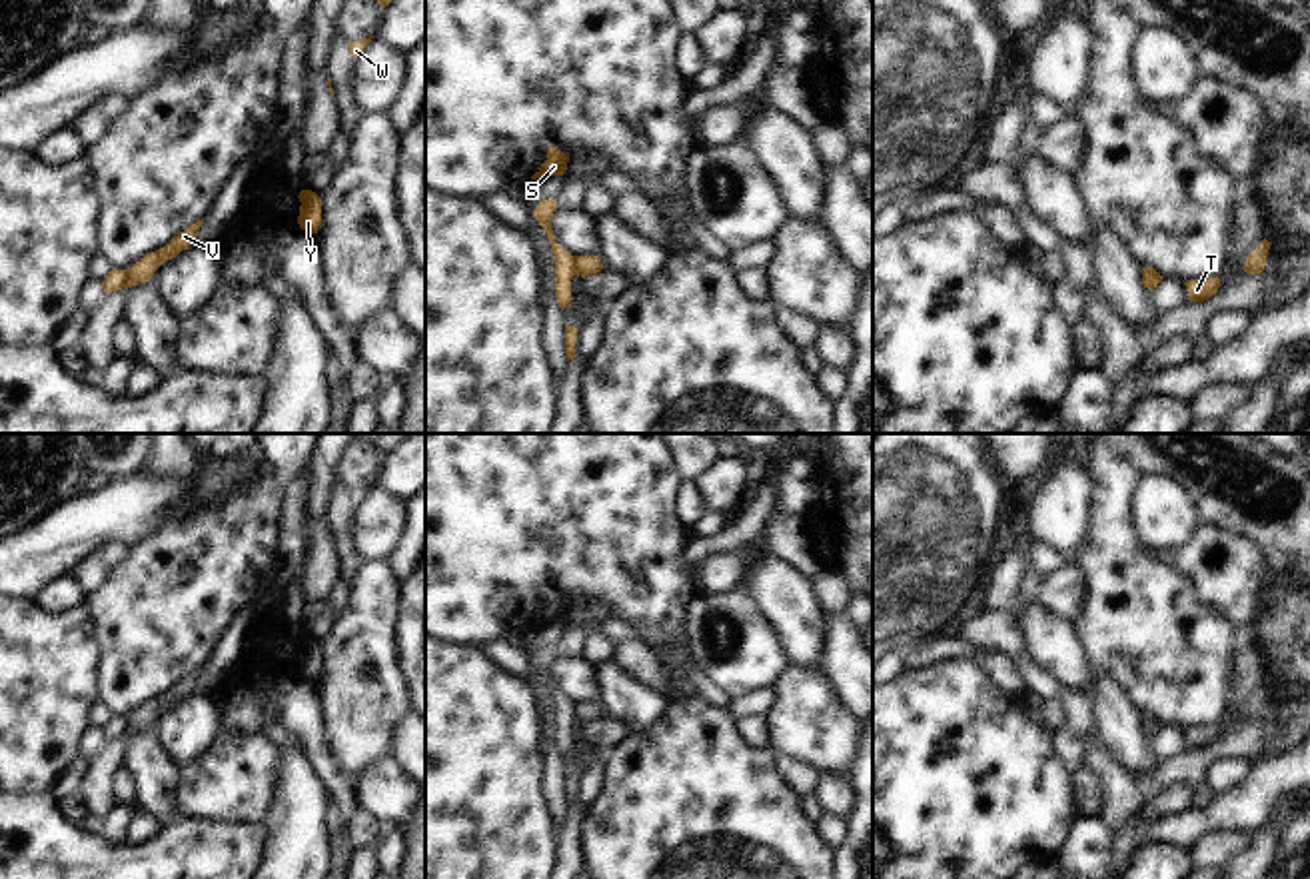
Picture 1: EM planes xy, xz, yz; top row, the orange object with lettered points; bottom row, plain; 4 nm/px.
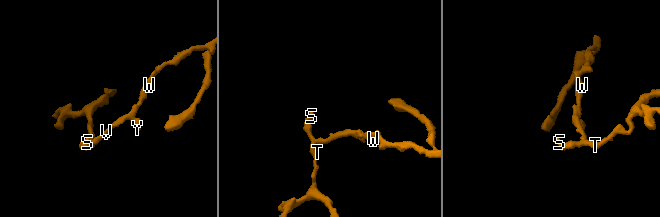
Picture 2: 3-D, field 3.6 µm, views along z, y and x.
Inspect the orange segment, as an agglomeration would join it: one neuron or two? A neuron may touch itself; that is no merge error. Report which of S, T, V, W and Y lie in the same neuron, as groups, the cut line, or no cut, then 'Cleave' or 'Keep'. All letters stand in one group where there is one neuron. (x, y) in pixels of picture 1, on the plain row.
Groups: S T / V W Y. Split along xy (126, 718), (122, 734). Cleave.

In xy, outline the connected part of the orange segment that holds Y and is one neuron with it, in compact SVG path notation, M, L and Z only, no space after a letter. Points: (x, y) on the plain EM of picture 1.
M302 637L298 645L302 649L298 663L300 675L308 681L318 681L322 675L322 645L312 637Z

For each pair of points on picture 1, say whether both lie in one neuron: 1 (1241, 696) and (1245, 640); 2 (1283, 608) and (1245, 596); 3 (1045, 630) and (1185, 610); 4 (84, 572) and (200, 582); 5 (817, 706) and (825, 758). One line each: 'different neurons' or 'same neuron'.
1: same neuron
2: different neurons
3: different neurons
4: different neurons
5: same neuron

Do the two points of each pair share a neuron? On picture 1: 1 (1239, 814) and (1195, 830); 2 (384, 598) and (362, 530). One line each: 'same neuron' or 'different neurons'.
1: same neuron
2: different neurons

